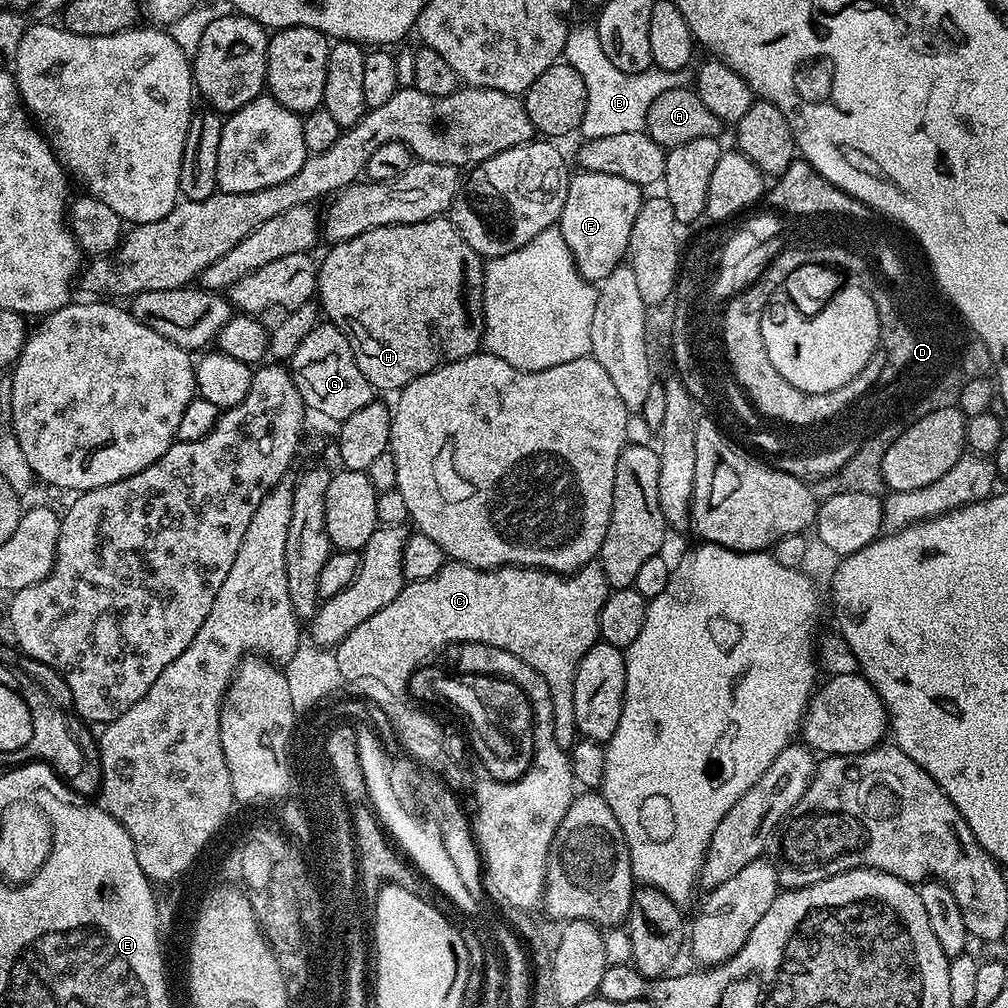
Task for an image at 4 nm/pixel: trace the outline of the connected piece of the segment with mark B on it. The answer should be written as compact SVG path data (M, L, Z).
M589 23L578 28L573 27L569 31L563 59L565 63L574 66L586 84L586 113L578 129L585 139L643 131L646 114L649 113L654 99L666 90L679 87L680 84L677 73L664 71L655 66L638 74L618 70L618 66L607 58L595 25Z

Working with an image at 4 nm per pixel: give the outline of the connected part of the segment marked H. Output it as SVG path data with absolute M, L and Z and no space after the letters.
M434 216L426 222L414 222L413 224L391 224L390 226L382 226L374 230L366 230L362 234L358 234L349 240L343 240L341 244L332 244L329 252L325 254L324 261L321 259L318 264L318 275L316 277L316 290L318 293L318 304L322 309L323 315L326 317L327 323L333 324L335 328L350 342L350 346L354 350L354 358L358 362L358 370L362 370L362 374L372 383L373 389L380 390L385 388L386 391L395 393L397 390L406 387L410 382L414 382L414 378L418 378L422 374L426 374L435 368L441 368L444 364L449 364L455 360L461 360L467 356L471 356L473 352L481 347L482 337L484 335L484 302L482 299L482 257L473 250L466 242L466 238L462 238L462 234L456 229L451 219L444 216Z

